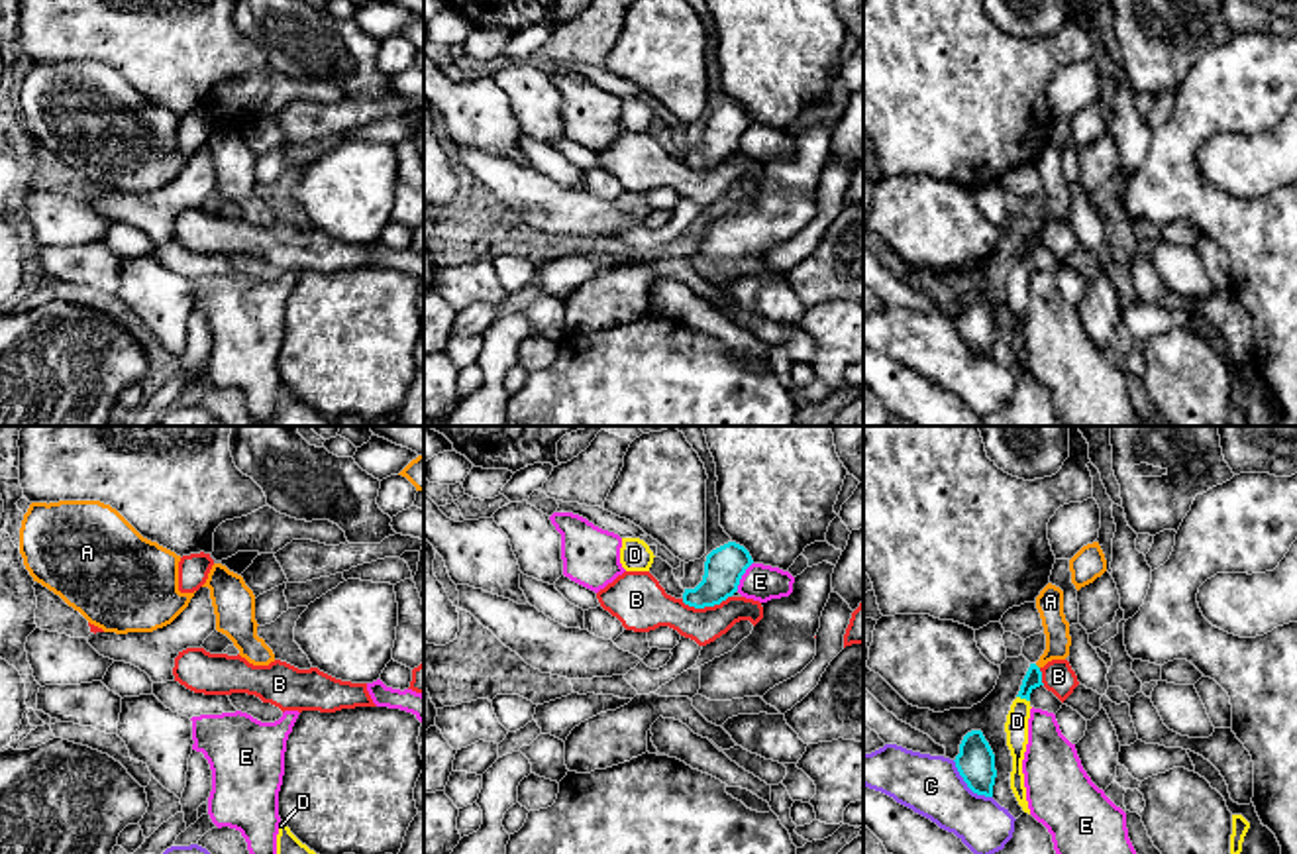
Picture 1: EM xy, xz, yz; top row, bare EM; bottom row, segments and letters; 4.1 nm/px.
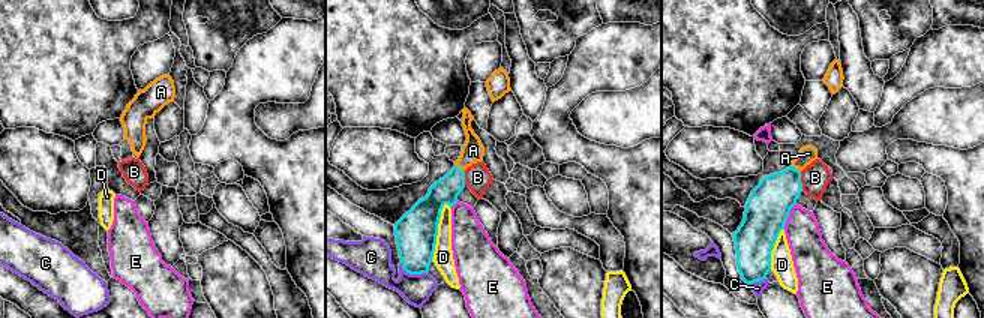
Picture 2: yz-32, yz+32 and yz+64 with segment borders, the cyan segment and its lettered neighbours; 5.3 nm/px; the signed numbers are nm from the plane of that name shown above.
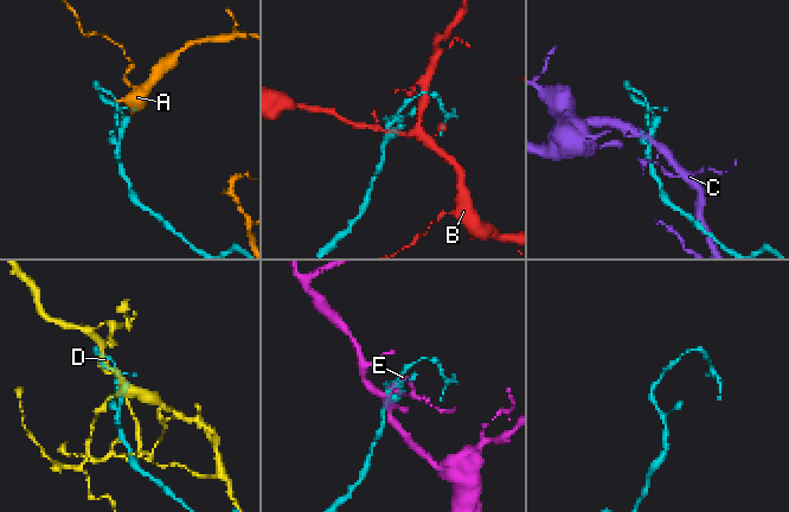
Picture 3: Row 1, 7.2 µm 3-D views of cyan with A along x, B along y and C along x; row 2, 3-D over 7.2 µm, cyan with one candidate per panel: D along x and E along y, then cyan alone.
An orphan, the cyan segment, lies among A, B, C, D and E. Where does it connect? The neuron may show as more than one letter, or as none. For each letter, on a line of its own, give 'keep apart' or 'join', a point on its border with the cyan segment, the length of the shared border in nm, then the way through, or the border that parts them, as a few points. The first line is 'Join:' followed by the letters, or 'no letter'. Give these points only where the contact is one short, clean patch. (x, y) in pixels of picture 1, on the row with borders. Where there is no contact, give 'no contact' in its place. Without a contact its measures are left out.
Join: A
A: join; contact yz (1037, 666); length 30 nm; way yz (1033, 678), (1037, 666), (1054, 648), (1050, 607)
B: keep apart; contact xz (705, 605); length 200 nm
C: keep apart; contact yz (968, 786); length 220 nm
D: keep apart; contact yz (1023, 697); length 60 nm
E: keep apart; contact xz (742, 574); length 140 nm

